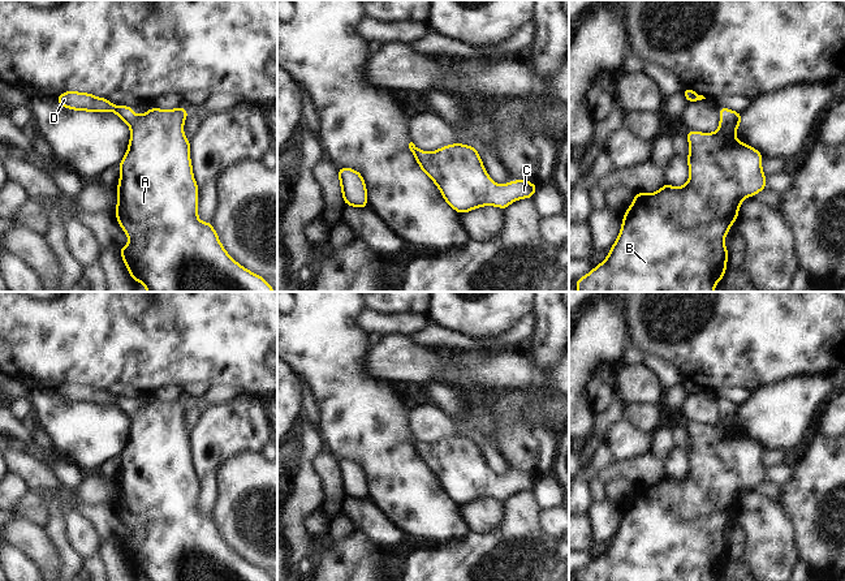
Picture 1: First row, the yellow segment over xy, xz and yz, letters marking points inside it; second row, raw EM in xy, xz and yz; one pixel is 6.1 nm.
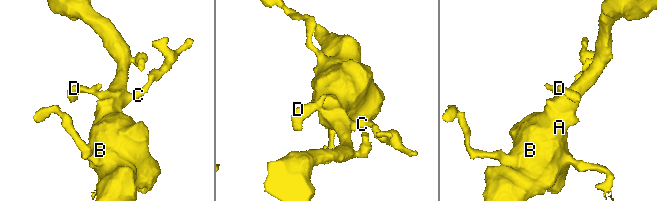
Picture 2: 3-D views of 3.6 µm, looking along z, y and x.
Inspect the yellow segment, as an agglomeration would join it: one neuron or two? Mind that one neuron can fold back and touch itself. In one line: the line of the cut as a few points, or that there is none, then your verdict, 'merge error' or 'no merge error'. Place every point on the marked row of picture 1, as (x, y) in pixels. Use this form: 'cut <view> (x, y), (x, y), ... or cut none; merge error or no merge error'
cut none; no merge error

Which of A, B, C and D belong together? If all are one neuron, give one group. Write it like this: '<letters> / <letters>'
A B C D

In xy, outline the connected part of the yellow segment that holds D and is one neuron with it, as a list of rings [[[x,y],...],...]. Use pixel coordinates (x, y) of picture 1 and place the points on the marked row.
[[[65,91],[56,100],[61,107],[73,111],[115,112],[130,128],[128,151],[118,164],[120,181],[115,215],[129,238],[129,244],[117,250],[121,253],[133,281],[141,281],[147,292],[275,292],[264,277],[249,271],[227,253],[211,221],[203,223],[198,219],[199,188],[190,162],[190,141],[184,134],[187,109],[184,107],[174,109],[152,107],[135,116],[134,107],[115,106],[107,98],[78,91]]]

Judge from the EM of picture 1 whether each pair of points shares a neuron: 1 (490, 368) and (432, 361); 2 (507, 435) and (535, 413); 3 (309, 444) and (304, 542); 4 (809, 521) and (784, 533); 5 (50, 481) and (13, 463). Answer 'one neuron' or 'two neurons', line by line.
1: two neurons
2: two neurons
3: one neuron
4: two neurons
5: one neuron

